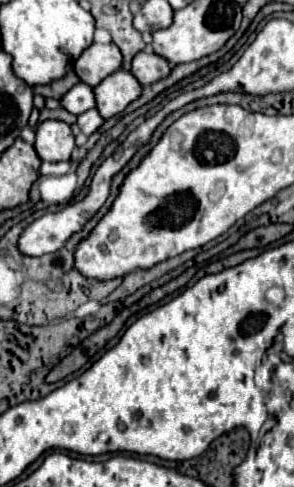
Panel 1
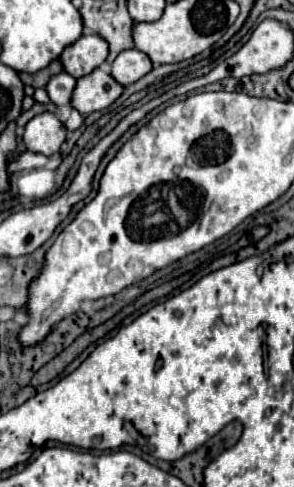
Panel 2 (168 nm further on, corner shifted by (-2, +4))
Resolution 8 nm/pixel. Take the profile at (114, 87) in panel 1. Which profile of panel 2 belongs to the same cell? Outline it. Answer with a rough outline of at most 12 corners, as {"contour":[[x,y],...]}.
{"contour":[[96,68],[78,80],[72,108],[82,114],[104,110],[124,86]]}

